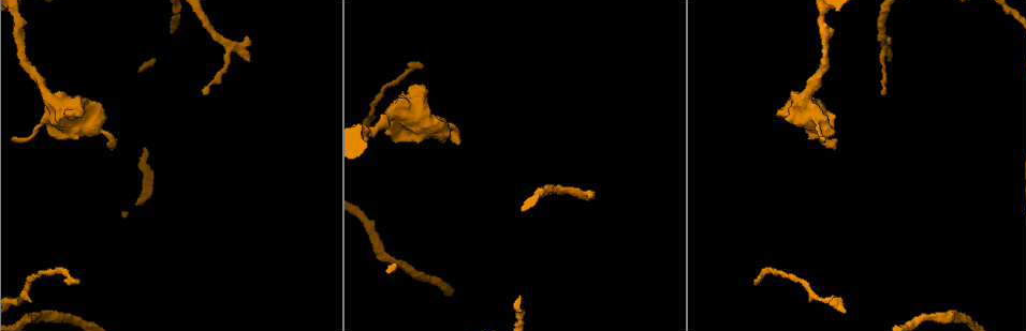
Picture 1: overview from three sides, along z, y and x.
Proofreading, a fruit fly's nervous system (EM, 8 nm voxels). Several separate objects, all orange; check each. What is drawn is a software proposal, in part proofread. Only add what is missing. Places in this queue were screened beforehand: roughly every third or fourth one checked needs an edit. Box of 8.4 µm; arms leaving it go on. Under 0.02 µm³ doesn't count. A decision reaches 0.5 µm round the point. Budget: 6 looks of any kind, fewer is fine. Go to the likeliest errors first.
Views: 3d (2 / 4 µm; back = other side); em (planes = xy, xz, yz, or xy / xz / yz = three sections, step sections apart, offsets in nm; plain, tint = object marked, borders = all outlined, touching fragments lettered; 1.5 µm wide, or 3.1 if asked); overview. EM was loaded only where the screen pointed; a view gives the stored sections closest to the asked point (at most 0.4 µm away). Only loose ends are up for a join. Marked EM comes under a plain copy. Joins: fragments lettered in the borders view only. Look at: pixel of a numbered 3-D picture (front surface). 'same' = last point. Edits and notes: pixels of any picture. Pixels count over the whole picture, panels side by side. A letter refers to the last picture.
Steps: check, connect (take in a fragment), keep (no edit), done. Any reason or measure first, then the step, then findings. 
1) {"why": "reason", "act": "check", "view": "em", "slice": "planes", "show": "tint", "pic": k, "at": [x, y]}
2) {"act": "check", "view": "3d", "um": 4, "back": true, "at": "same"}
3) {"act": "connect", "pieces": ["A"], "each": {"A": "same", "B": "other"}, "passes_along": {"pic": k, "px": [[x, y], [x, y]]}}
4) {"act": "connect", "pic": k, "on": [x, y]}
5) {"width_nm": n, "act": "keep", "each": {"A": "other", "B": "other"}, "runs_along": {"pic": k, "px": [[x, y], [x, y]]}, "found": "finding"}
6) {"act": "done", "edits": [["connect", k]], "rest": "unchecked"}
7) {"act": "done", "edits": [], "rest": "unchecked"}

{"why": "branch stops here", "act": "check", "view": "3d", "um": 4, "pic": 1, "at": [115, 142]}

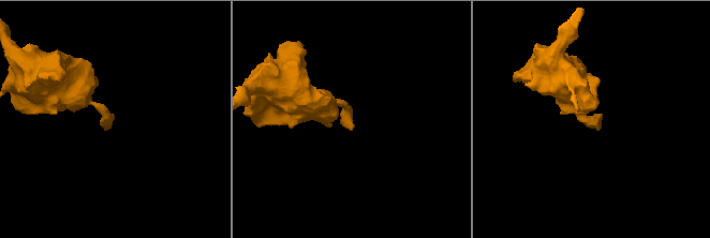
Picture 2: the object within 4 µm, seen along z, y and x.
{"why": "shape alone is not enough", "act": "check", "view": "em", "slice": "planes", "show": "borders", "pic": 2, "at": [599, 122]}

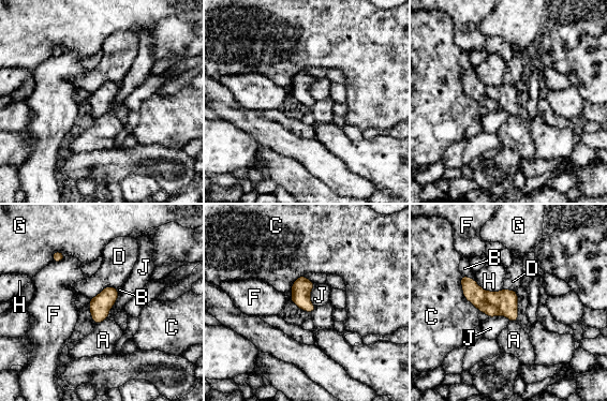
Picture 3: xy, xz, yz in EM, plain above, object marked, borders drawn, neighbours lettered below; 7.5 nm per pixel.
{"act": "keep", "each": {"A": "other", "B": "other", "C": "other", "D": "other", "F": "other", "G": "other", "H": "other", "J": "other"}, "border": {"pic": 3, "px": [[119, 293], [105, 318]]}, "found": "none of them fits"}

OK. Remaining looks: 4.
{"act": "check", "view": "em", "slice": "yz", "step": 4, "show": "tint", "pic": 1, "at": [882, 92]}

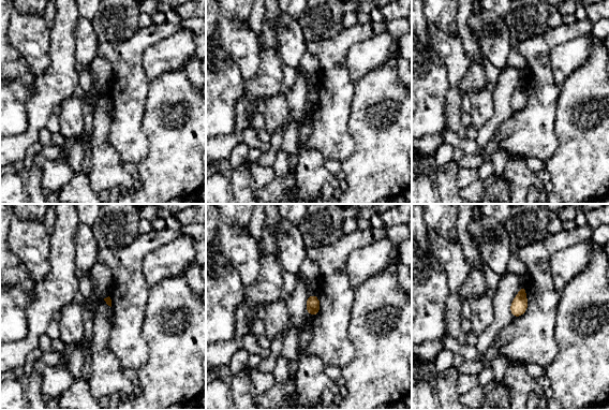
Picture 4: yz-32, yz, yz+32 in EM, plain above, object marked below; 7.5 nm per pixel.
{"act": "check", "view": "em", "slice": "planes", "show": "borders", "at": "same"}

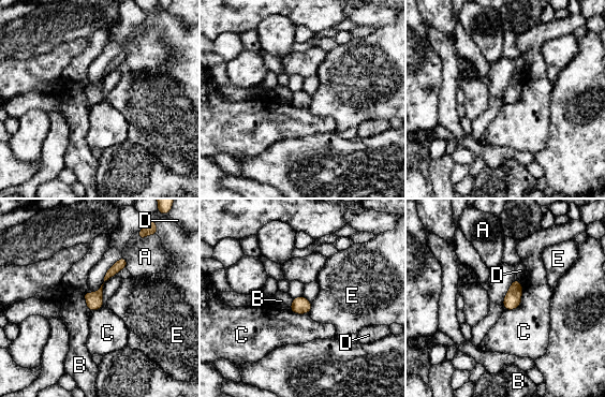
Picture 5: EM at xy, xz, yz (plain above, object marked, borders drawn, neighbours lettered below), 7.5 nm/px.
{"width_nm": 130, "act": "keep", "each": {"A": "other", "B": "other", "C": "other", "D": "other", "E": "other"}, "border": {"pic": 5, "px": [[522, 288], [520, 304], [505, 310]]}, "found": "no lettered fragment goes on from it"}

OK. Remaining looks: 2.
{"act": "check", "view": "3d", "um": 2, "pic": 1, "at": [422, 65]}

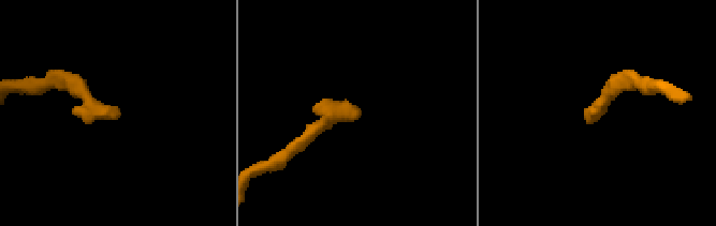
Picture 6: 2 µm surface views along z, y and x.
{"why": "now the EM", "act": "check", "view": "em", "slice": "planes", "show": "borders", "pic": 6, "at": [596, 107]}

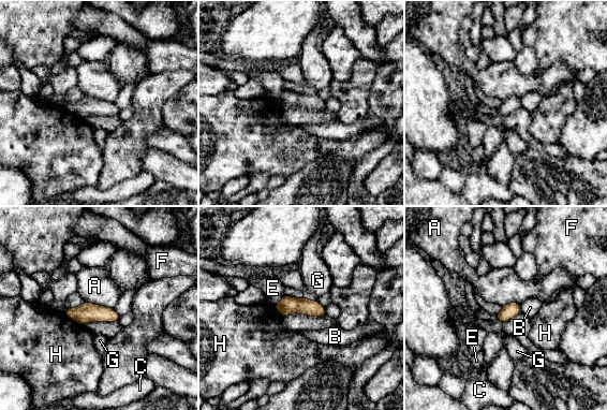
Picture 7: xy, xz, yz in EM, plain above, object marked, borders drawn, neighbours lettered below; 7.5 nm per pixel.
{"longest_contact_nm": ["A", 220], "act": "keep", "each": {"A": "other", "B": "other", "C": "other", "E": "other", "F": "other", "G": "other", "H": "other"}, "border": {"pic": 7, "px": [[85, 299], [113, 308]]}, "found": "no lettered fragment goes on from it"}

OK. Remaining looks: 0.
{"act": "done", "edits": [], "rest": "unchecked"}

